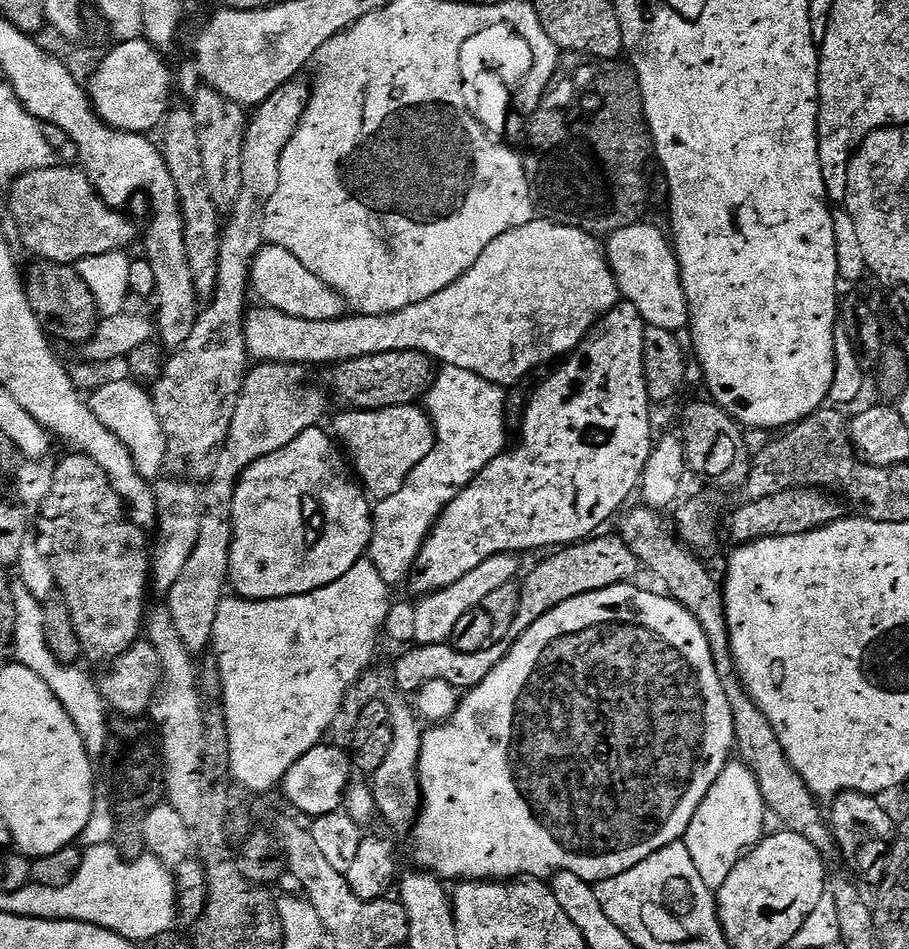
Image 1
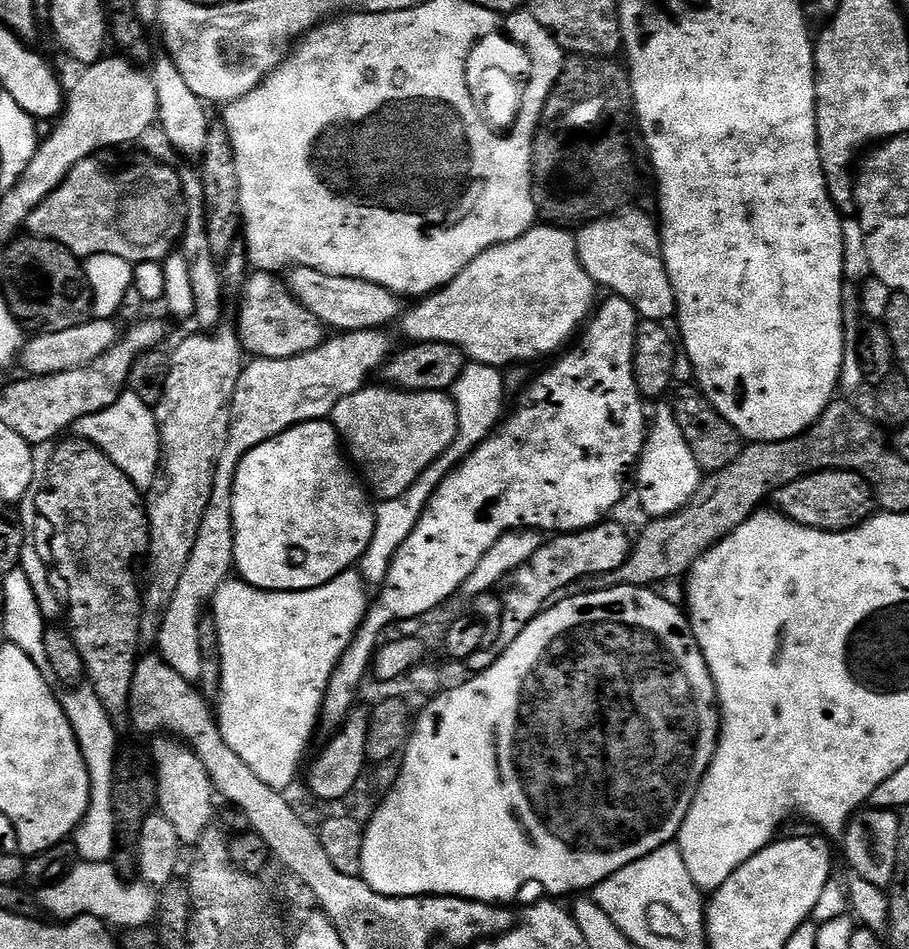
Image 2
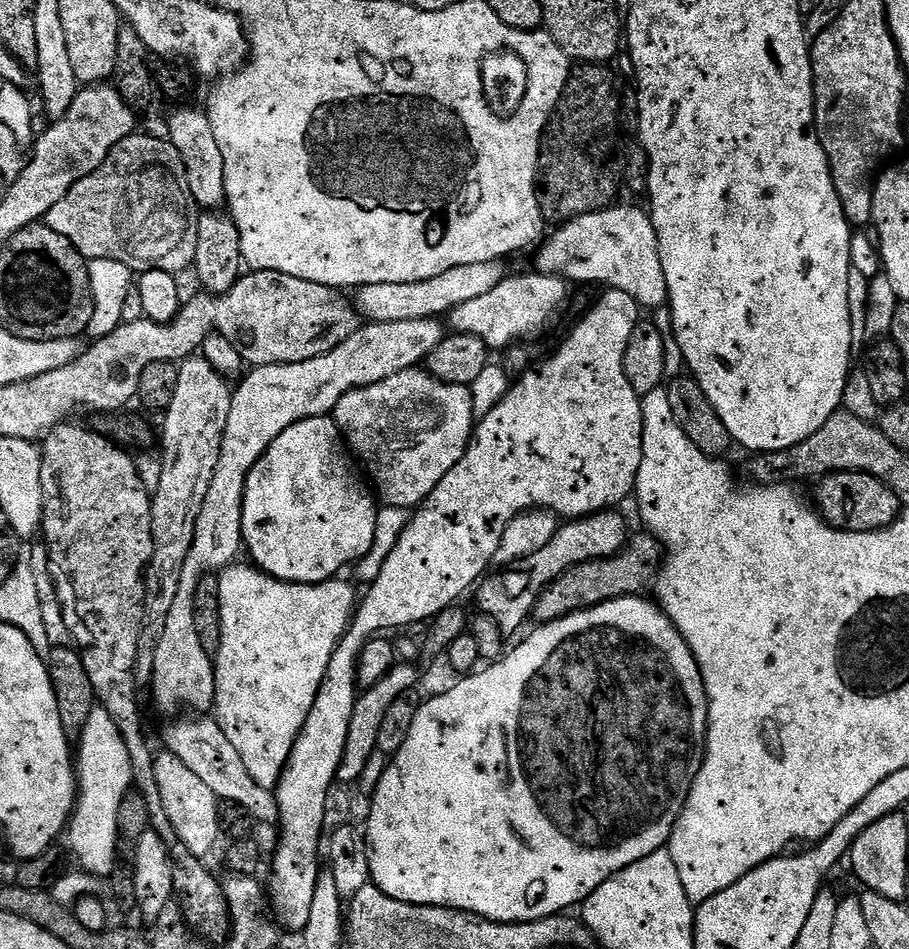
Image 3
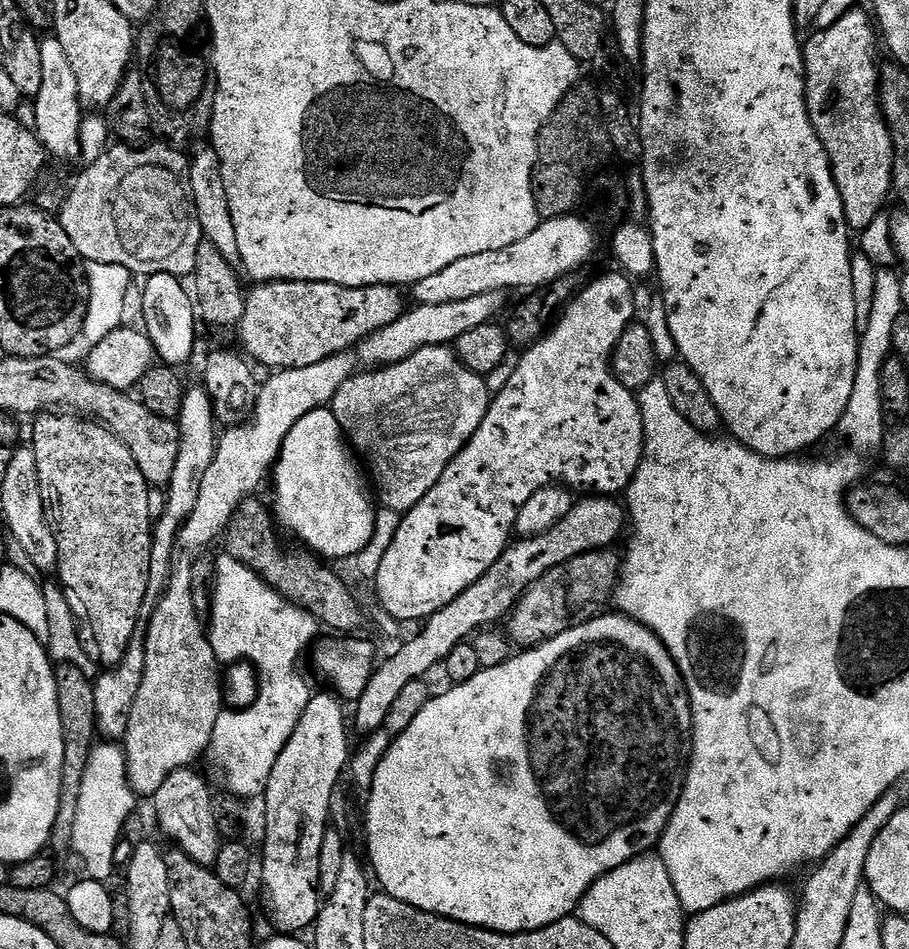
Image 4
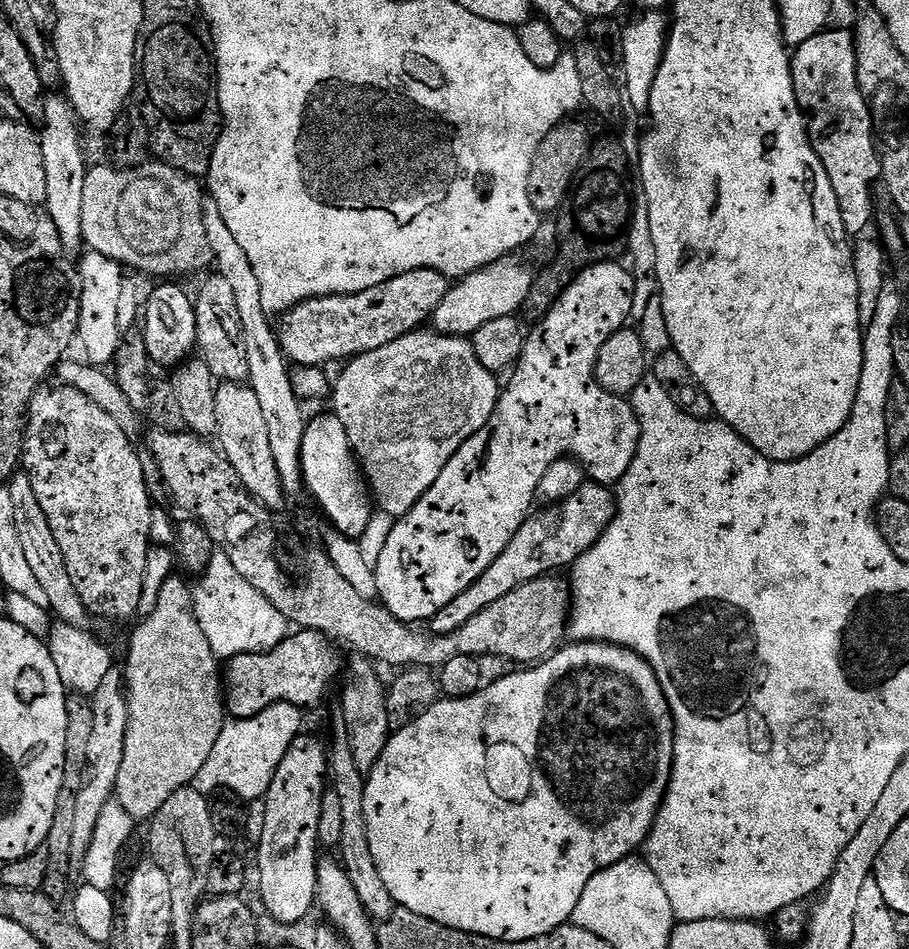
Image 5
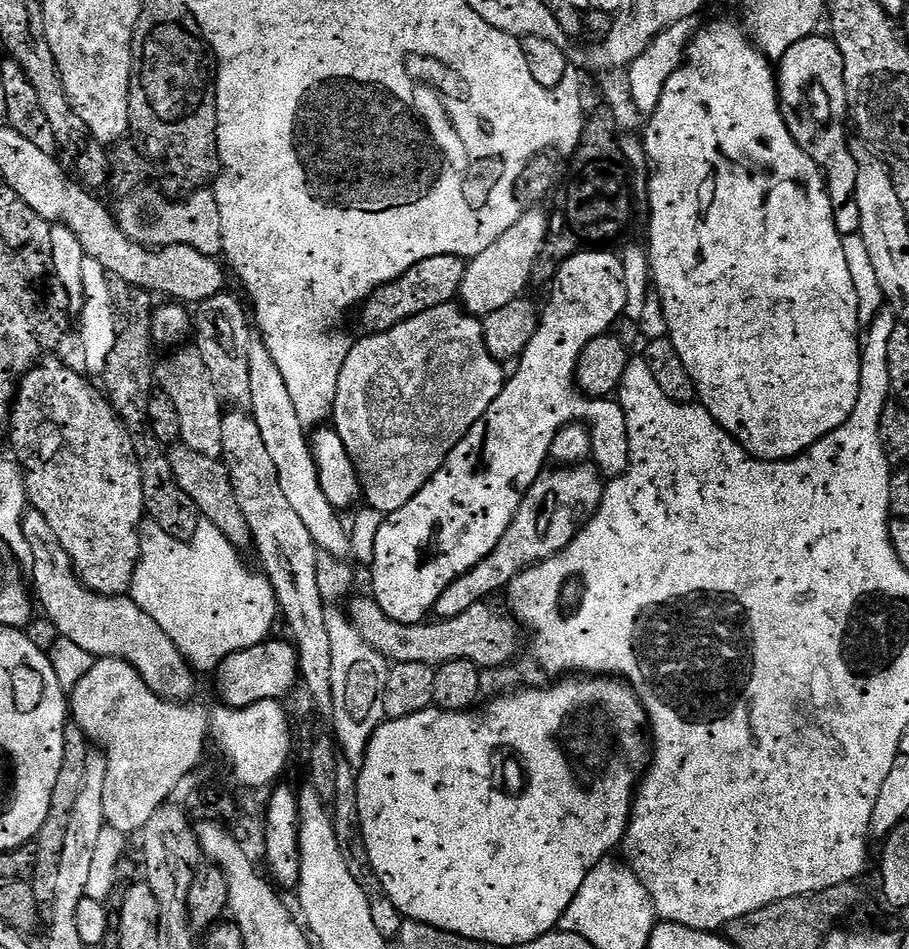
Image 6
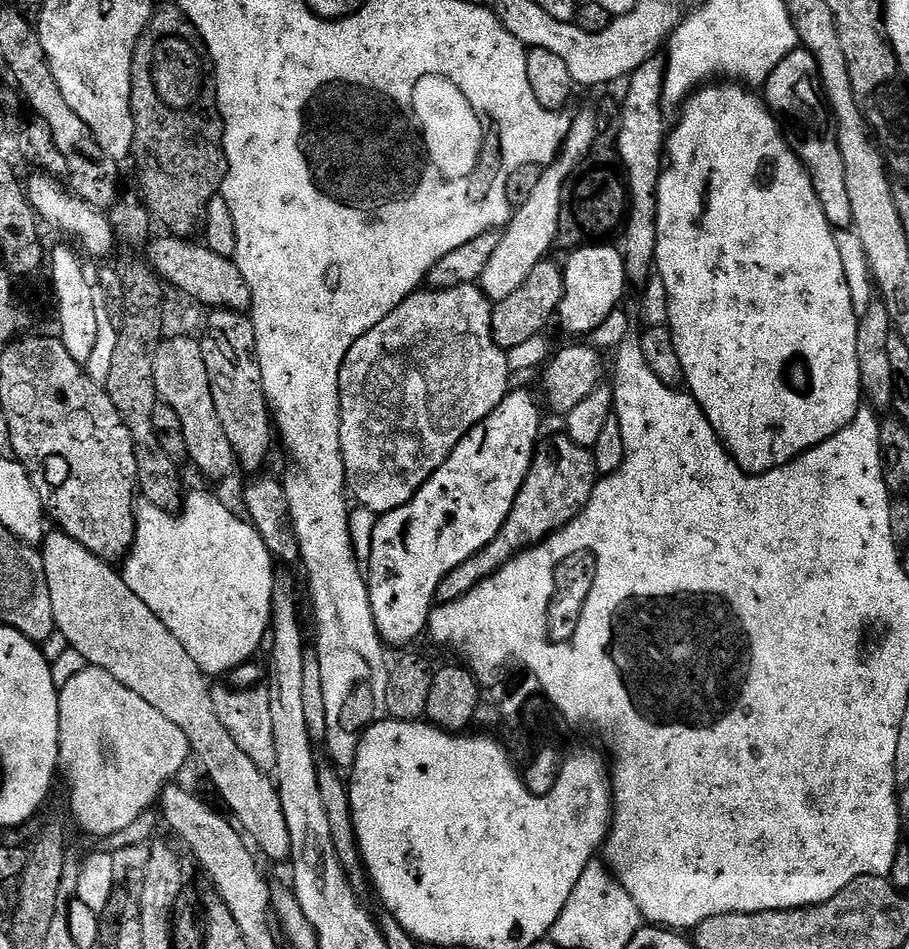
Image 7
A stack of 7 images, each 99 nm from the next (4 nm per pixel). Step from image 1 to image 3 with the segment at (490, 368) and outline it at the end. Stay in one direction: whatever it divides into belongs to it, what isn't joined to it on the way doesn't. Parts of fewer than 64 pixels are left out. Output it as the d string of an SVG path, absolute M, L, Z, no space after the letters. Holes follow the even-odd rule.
M539 270L520 272L517 276L505 275L494 290L482 294L482 298L474 298L474 302L466 302L453 308L450 313L452 332L474 334L486 342L490 350L508 348L515 340L524 340L527 336L536 336L556 315L560 307L568 300L569 281L563 276L553 276Z

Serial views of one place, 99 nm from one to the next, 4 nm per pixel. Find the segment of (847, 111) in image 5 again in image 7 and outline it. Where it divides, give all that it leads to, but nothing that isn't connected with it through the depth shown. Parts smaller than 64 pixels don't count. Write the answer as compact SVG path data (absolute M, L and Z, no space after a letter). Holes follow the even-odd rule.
M803 46L786 54L786 58L782 58L782 62L778 62L778 66L774 66L774 70L768 75L762 88L762 96L787 138L788 145L793 148L812 176L812 185L833 229L851 229L854 210L850 207L850 193L846 190L846 166L842 164L842 150L836 137L836 122L824 95L820 82L820 67L814 54Z

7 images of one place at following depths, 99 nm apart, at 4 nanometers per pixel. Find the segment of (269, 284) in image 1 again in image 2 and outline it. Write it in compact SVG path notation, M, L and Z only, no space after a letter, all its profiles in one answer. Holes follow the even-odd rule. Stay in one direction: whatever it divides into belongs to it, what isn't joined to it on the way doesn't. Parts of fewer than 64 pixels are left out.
M293 267L287 273L286 287L293 298L314 318L318 318L329 329L337 333L361 332L367 328L387 329L387 324L395 325L405 311L406 304L395 292L390 292L374 282L366 282L358 278L338 278L330 274L322 274L313 268Z

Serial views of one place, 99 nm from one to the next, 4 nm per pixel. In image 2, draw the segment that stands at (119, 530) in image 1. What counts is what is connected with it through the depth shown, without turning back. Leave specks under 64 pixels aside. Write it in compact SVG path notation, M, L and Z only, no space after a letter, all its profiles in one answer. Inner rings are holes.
M65 439L65 444L57 447L46 477L46 483L52 488L35 497L34 508L52 527L50 560L59 583L68 587L66 620L68 616L72 623L70 635L78 646L78 654L82 654L87 683L91 684L94 694L98 694L98 702L102 702L113 718L127 717L132 703L136 661L142 652L142 588L136 585L136 572L132 567L136 559L143 557L148 550L148 509L142 492L102 450L85 440L71 439Z

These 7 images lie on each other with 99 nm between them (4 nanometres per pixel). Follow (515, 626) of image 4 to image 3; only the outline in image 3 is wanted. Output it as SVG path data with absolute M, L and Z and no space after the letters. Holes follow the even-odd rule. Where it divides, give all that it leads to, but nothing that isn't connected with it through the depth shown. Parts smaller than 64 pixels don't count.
M647 531L629 539L624 551L617 556L608 556L604 560L591 560L585 564L574 566L566 570L553 584L544 589L536 603L535 619L540 624L549 624L569 616L571 612L578 612L582 608L593 608L602 602L610 602L614 598L623 596L638 596L644 587L655 581L662 563L662 549L655 536Z

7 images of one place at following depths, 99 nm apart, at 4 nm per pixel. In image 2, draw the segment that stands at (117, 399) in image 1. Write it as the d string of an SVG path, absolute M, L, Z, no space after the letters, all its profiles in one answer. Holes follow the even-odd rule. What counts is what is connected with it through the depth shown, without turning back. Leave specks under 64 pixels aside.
M126 390L119 396L114 405L98 414L87 415L76 421L72 427L73 433L82 440L102 450L108 458L141 492L153 488L159 472L159 461L163 455L160 442L160 425L151 405L142 402L136 394Z

